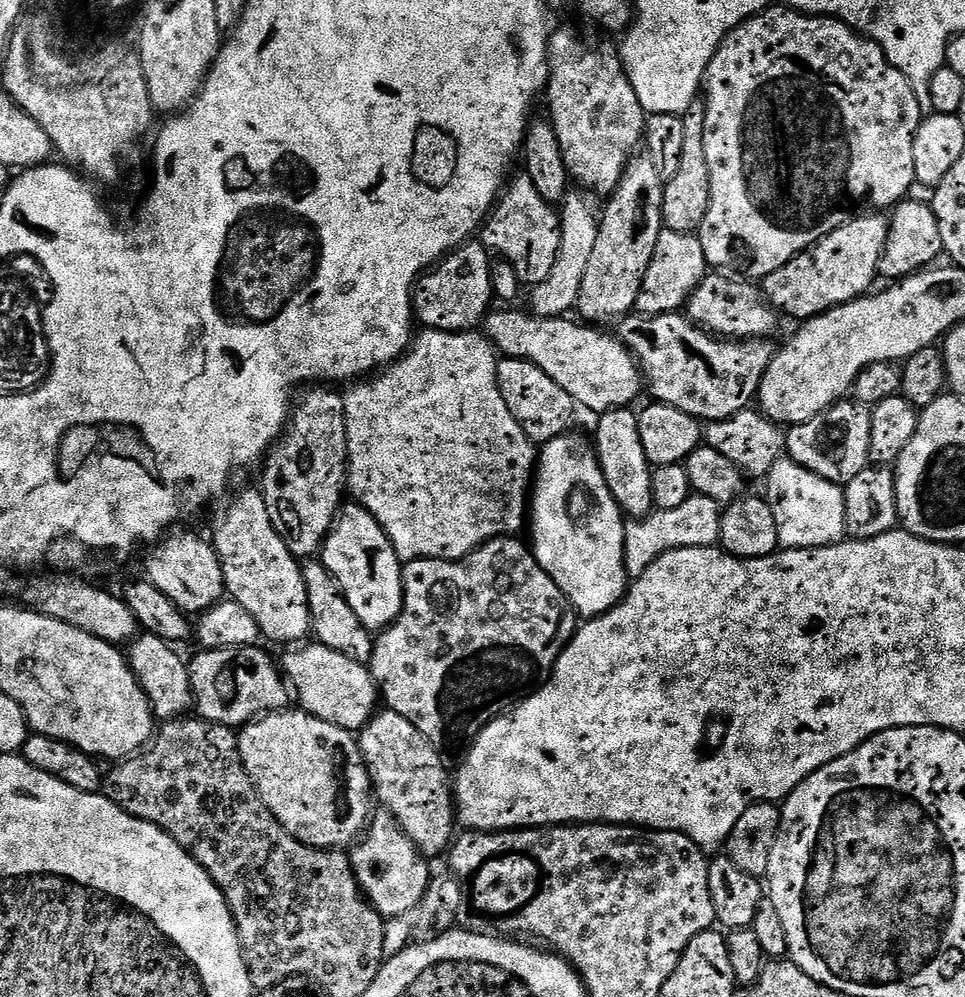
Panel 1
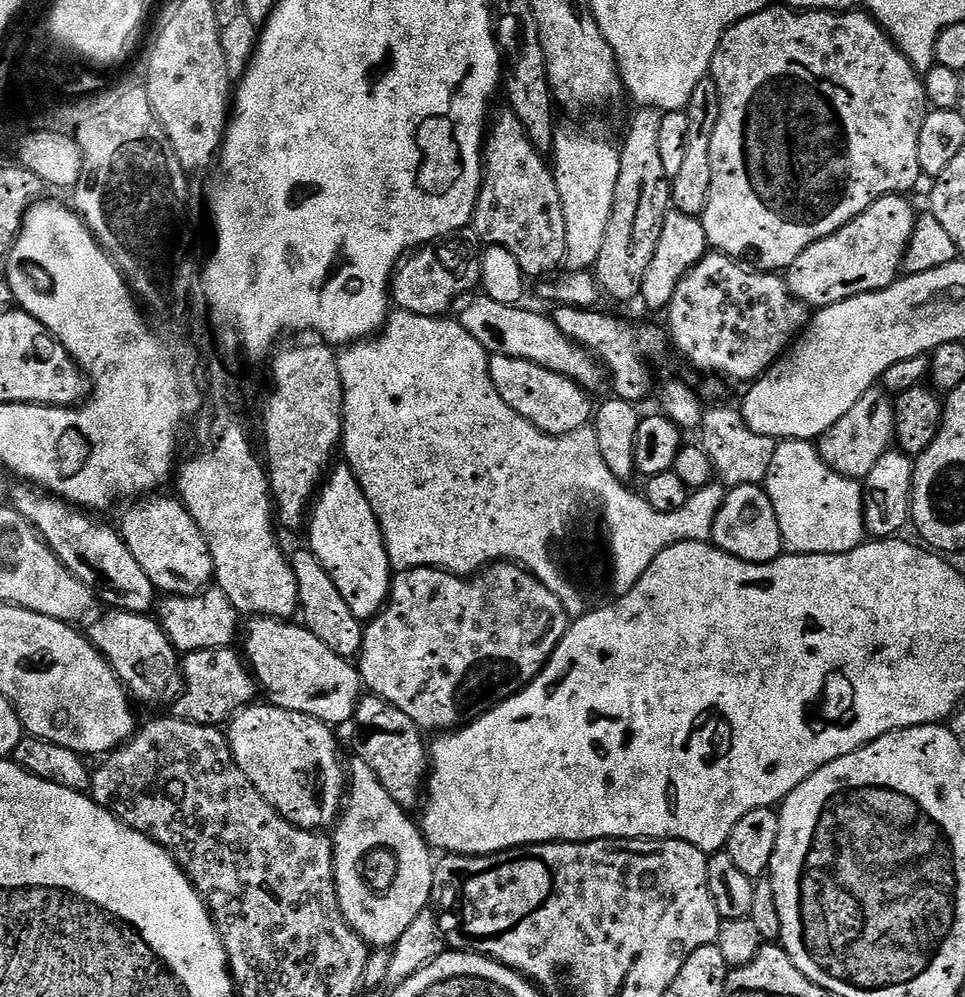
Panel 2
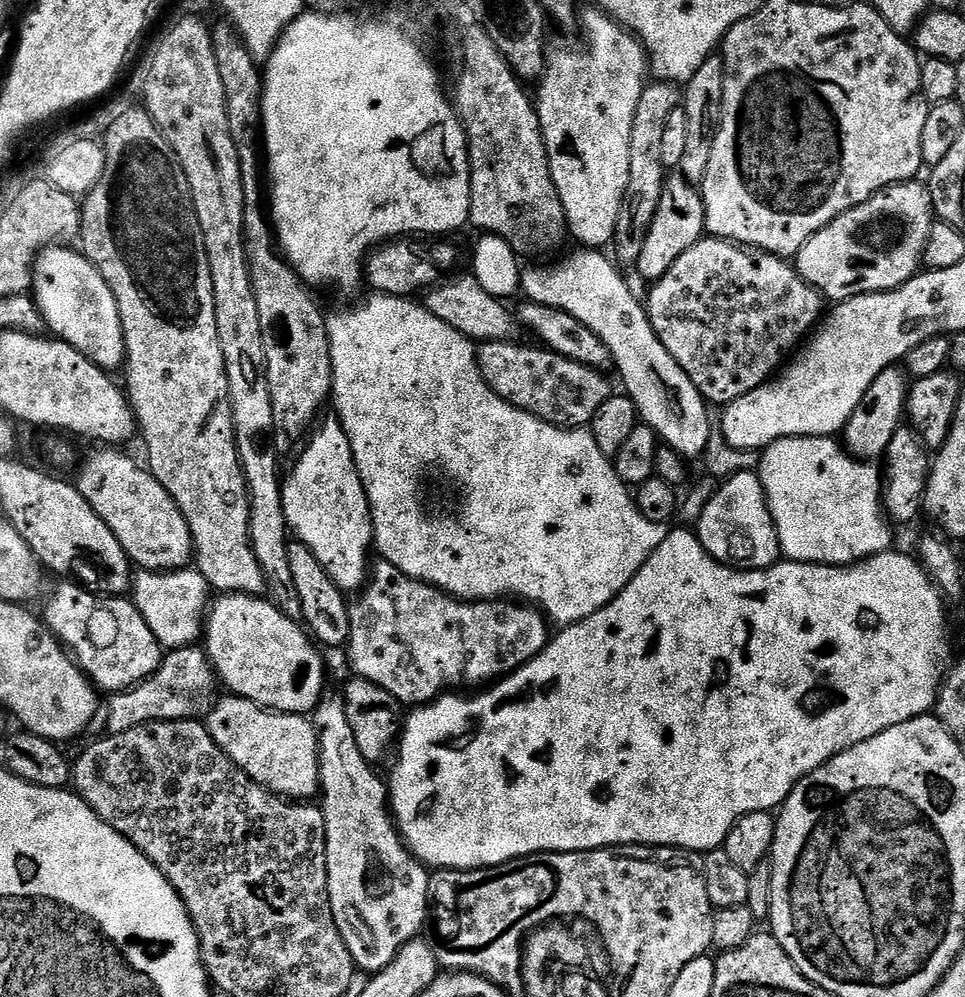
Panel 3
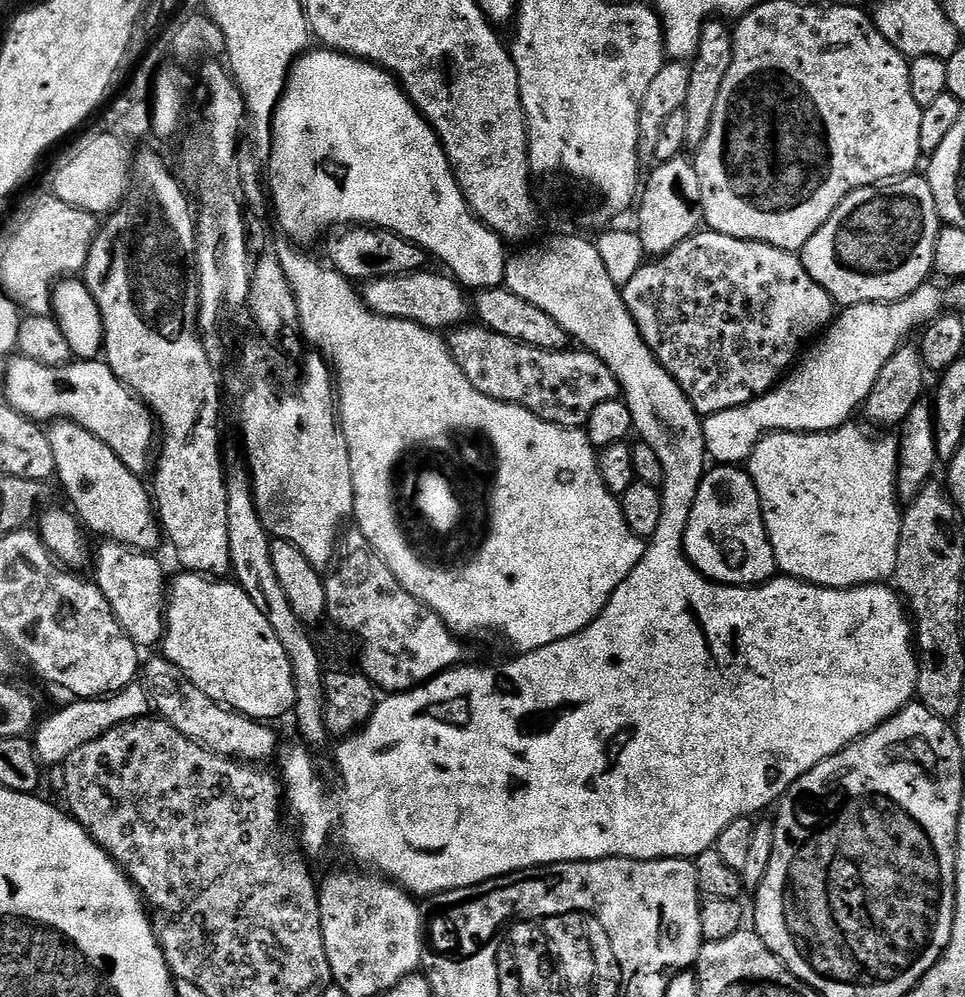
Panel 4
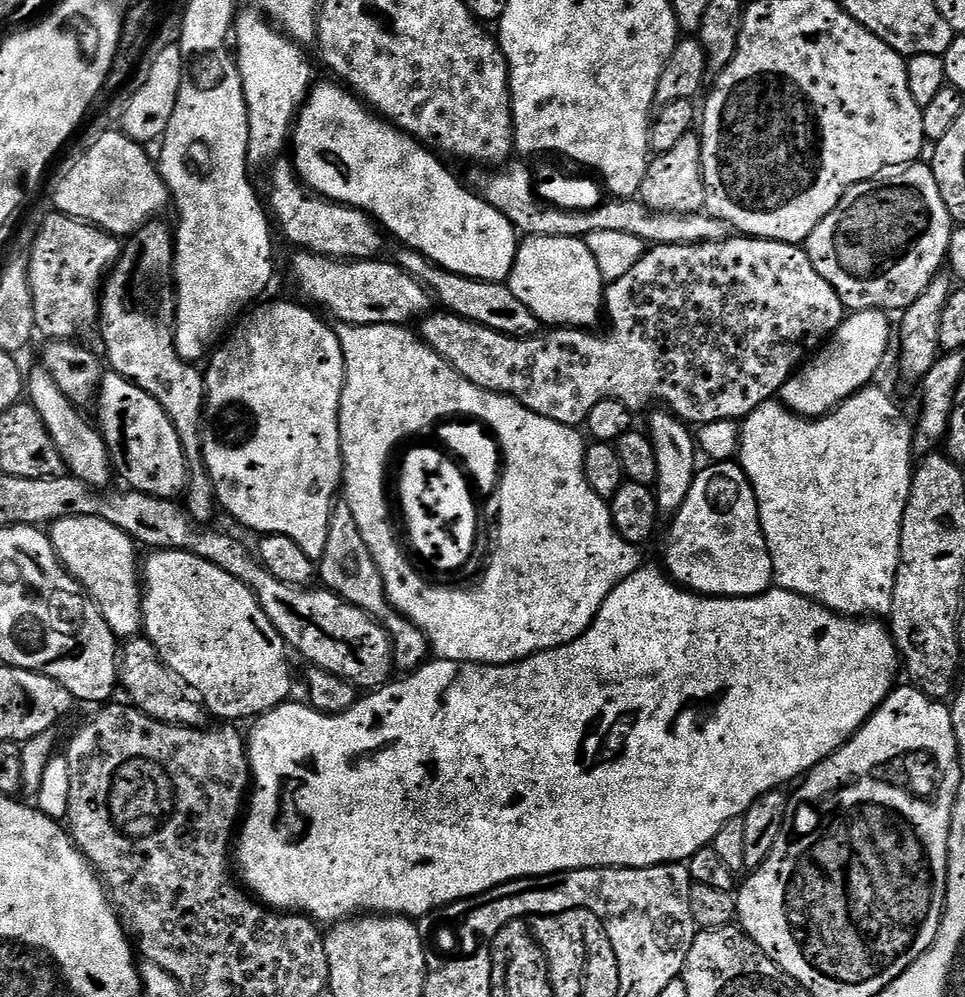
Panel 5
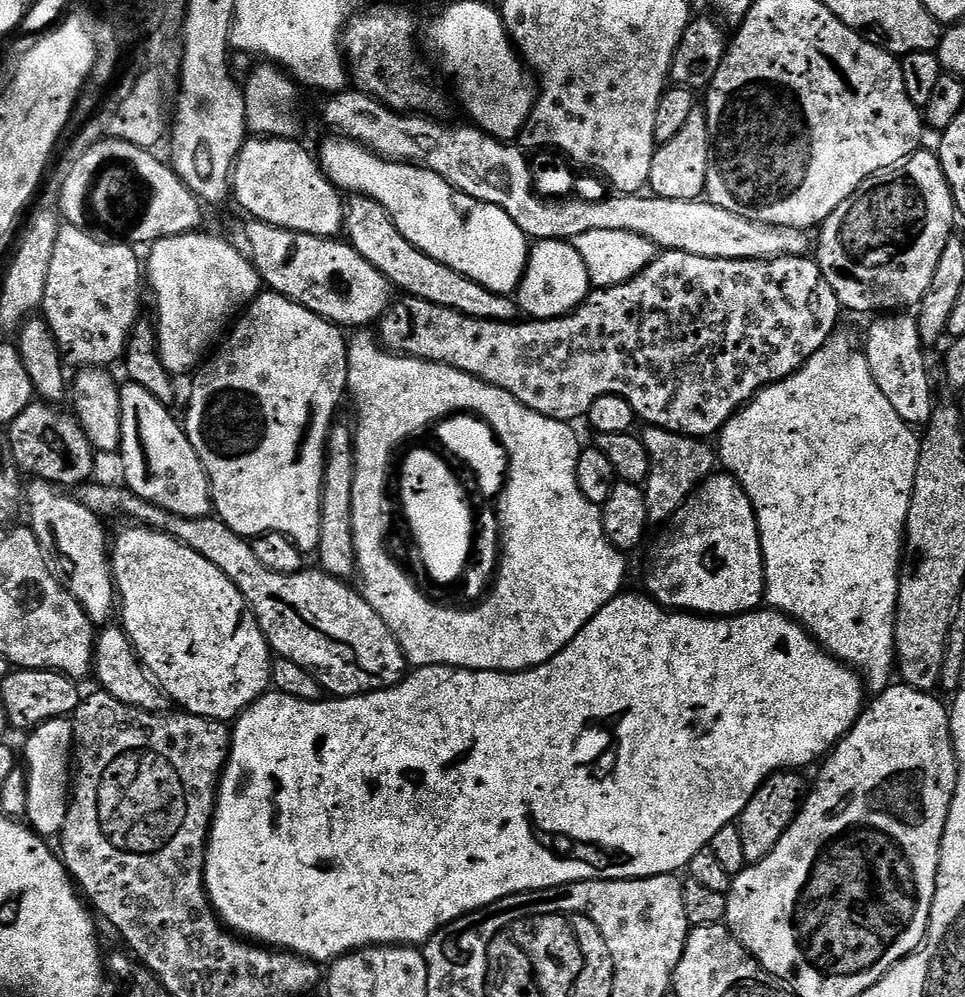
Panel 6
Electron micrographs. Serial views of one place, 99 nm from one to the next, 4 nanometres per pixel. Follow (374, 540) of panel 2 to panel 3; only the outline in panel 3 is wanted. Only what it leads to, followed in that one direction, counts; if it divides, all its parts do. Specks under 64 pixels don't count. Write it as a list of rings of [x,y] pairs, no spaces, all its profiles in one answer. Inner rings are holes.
[[[331,419],[324,425],[321,423],[307,437],[303,445],[305,448],[301,450],[300,457],[297,458],[296,465],[292,468],[292,473],[289,476],[287,473],[283,477],[280,485],[282,510],[291,535],[299,543],[305,544],[314,554],[314,558],[318,558],[322,570],[326,570],[334,586],[338,586],[345,594],[356,594],[363,589],[370,575],[368,551],[371,553],[374,548],[372,511],[368,505],[366,490],[362,486],[362,478],[358,474],[358,466],[354,462],[354,450],[350,446],[350,438],[339,419]]]

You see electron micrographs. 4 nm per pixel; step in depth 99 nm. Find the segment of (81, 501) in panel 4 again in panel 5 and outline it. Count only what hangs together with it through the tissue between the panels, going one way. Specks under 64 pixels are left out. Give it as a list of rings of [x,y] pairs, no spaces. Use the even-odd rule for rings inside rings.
[[[36,366],[32,373],[30,371],[27,373],[26,400],[34,406],[34,410],[38,410],[46,430],[50,430],[50,436],[54,438],[54,444],[58,446],[59,453],[65,460],[67,471],[92,488],[107,489],[111,485],[108,483],[112,480],[112,472],[114,476],[114,461],[108,445],[99,431],[93,425],[92,428],[88,425],[85,413],[68,401],[58,382],[54,382],[51,373],[44,367]]]

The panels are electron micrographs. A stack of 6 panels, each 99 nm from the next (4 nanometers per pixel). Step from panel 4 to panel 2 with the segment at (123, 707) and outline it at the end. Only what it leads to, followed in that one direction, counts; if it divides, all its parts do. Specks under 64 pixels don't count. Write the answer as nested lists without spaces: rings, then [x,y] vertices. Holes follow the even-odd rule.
[[[235,647],[211,648],[210,650],[198,650],[189,652],[182,660],[182,691],[174,701],[175,715],[182,720],[189,720],[195,724],[210,724],[220,726],[233,714],[242,708],[247,708],[258,696],[256,677],[252,675],[245,657]]]

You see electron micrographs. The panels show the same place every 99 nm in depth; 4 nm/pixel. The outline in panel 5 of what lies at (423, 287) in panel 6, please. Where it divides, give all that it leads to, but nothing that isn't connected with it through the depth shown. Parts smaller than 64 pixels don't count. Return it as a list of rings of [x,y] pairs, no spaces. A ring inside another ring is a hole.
[[[418,250],[400,252],[394,256],[394,260],[400,265],[403,272],[410,274],[410,278],[414,278],[419,284],[424,285],[429,293],[435,294],[438,297],[439,307],[451,312],[453,316],[461,316],[470,322],[478,322],[490,330],[498,330],[508,336],[528,338],[537,331],[536,316],[530,310],[526,310],[526,306],[522,306],[522,302],[518,302],[518,298],[514,298],[507,283],[495,280],[475,280],[469,276],[445,272]]]

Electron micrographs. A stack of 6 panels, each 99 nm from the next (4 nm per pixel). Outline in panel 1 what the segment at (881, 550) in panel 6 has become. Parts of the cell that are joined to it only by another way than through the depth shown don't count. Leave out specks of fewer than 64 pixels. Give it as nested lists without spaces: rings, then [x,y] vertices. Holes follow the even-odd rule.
[[[781,458],[766,477],[766,499],[774,514],[781,549],[810,549],[839,544],[845,539],[846,506],[844,489],[819,478],[794,461]]]

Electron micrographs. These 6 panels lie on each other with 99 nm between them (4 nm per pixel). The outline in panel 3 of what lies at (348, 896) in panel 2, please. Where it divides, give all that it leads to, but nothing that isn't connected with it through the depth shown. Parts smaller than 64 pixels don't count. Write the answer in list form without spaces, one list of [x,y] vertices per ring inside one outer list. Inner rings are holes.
[[[325,699],[315,715],[320,779],[322,781],[322,807],[326,822],[326,874],[328,897],[334,922],[352,955],[352,963],[361,973],[380,972],[398,954],[406,942],[417,939],[428,923],[429,869],[421,864],[400,839],[390,815],[388,786],[376,777],[375,768],[358,750],[349,719],[346,718],[343,699]]]

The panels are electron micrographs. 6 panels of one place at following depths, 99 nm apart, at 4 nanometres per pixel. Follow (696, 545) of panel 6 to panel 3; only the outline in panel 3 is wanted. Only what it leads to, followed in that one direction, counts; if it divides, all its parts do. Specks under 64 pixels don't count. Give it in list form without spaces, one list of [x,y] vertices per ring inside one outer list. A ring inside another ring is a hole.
[[[755,471],[734,473],[734,475],[729,476],[719,486],[721,488],[709,500],[707,497],[706,503],[700,509],[698,535],[701,546],[718,563],[724,564],[727,568],[739,568],[753,572],[754,570],[769,568],[771,564],[777,563],[782,556],[778,530],[775,528],[774,518],[768,509],[768,499],[764,493],[759,475]]]

